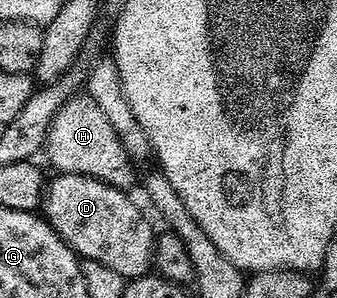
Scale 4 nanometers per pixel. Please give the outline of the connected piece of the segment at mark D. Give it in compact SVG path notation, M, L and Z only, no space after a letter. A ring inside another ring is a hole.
M63 173L49 182L44 198L44 216L49 225L60 234L63 241L78 254L79 258L96 263L104 263L104 267L112 267L121 277L133 279L147 276L154 264L154 242L156 229L146 222L146 217L129 201L127 194L121 189L113 189L103 181L80 175Z

